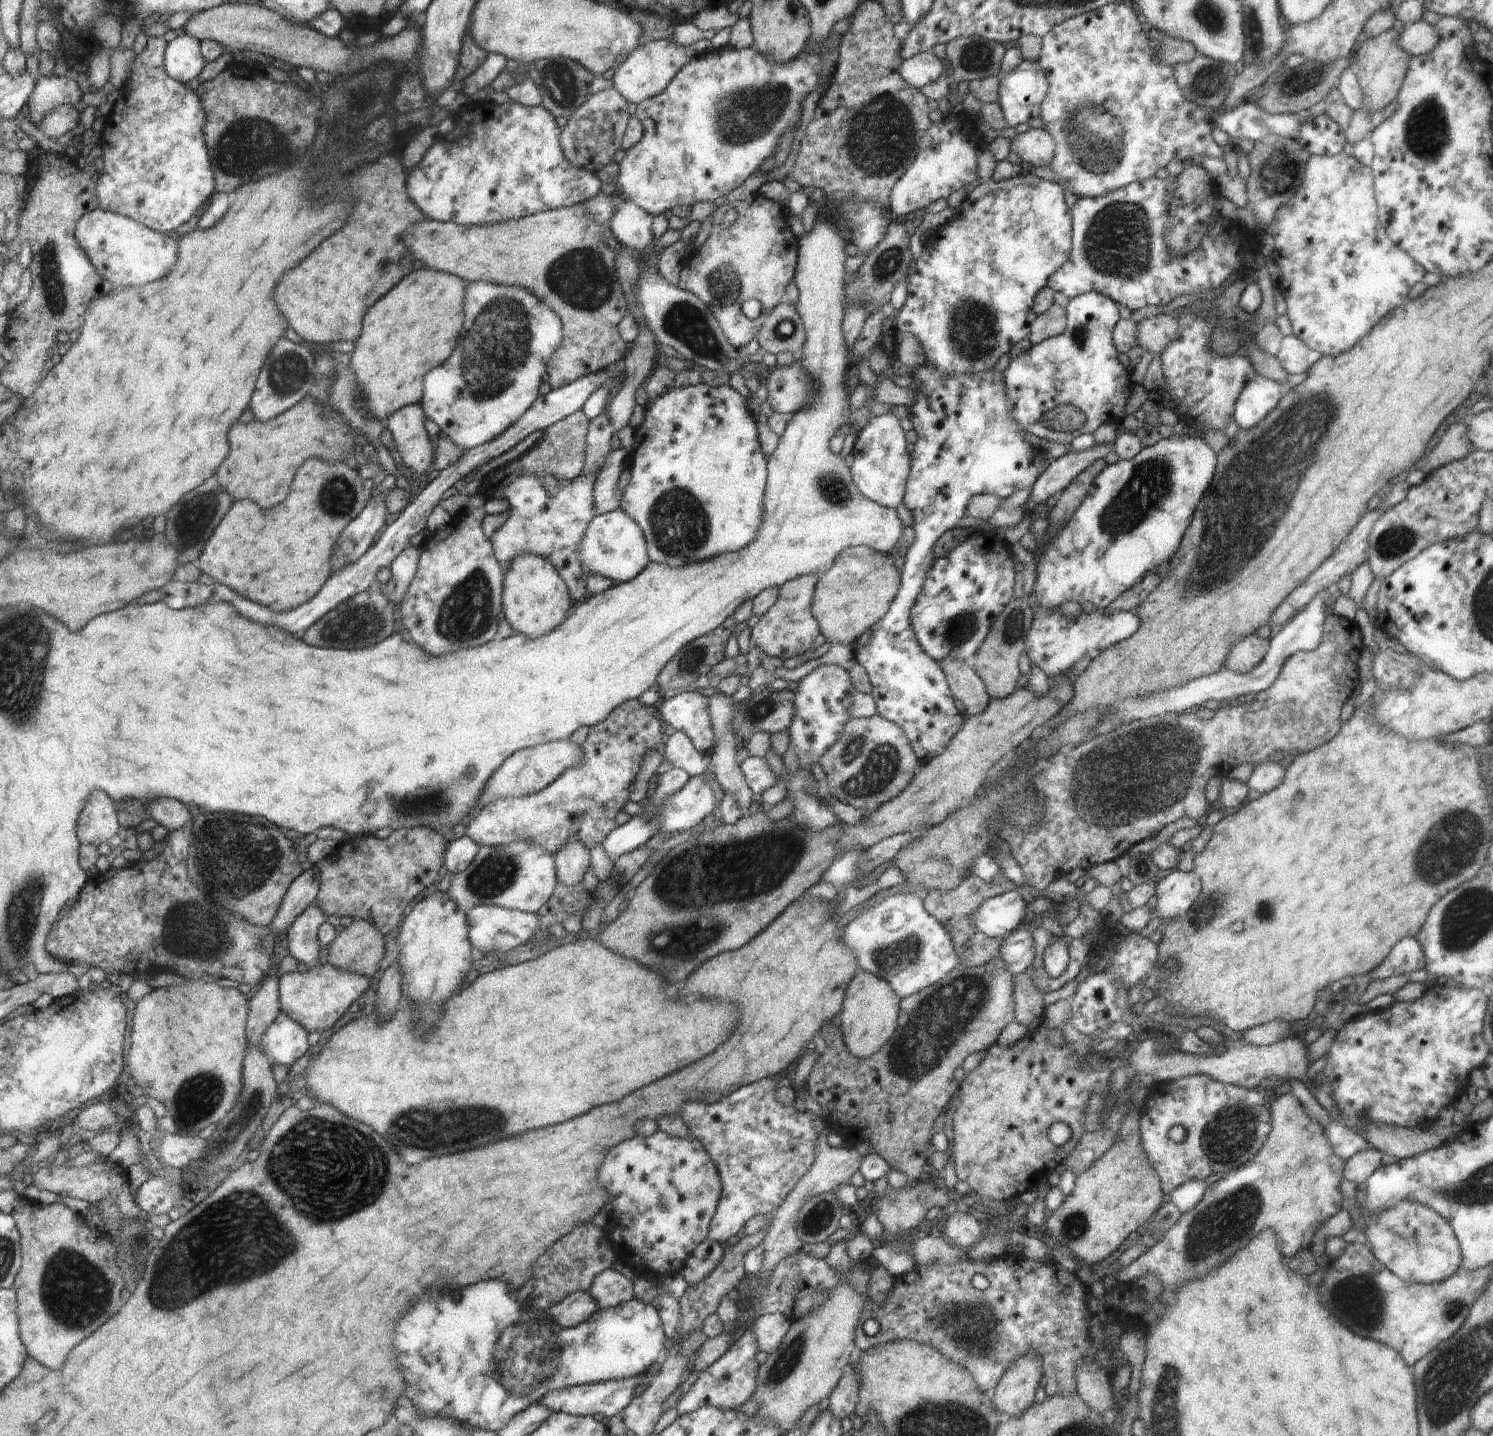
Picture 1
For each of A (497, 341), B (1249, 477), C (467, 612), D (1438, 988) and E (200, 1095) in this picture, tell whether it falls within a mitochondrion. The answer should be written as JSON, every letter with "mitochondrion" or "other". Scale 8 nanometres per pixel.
{"A":"mitochondrion","B":"mitochondrion","C":"mitochondrion","D":"other","E":"mitochondrion"}

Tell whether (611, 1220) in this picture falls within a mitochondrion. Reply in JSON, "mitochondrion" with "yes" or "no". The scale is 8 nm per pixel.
{"mitochondrion":"no"}

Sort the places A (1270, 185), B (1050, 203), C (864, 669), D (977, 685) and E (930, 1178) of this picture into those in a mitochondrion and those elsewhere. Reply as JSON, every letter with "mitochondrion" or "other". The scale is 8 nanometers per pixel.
{"A":"mitochondrion","B":"other","C":"other","D":"other","E":"other"}

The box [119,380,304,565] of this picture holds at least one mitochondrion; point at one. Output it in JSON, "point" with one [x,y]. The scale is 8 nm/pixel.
{"point":[195,517]}

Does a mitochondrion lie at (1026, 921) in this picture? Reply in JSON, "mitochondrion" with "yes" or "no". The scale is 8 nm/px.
{"mitochondrion":"no"}

